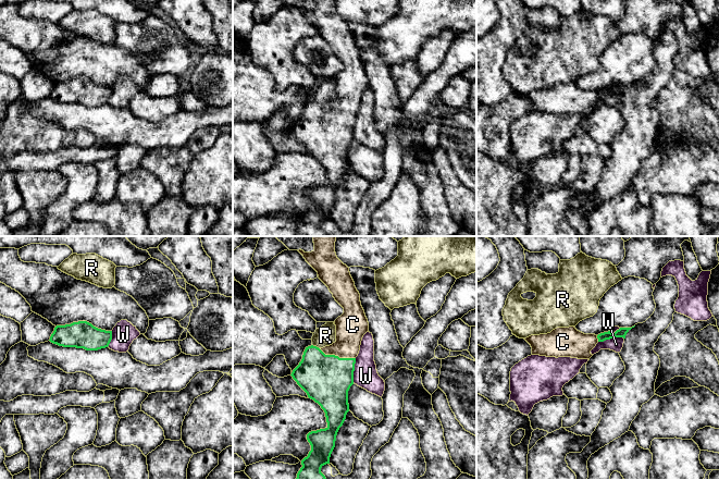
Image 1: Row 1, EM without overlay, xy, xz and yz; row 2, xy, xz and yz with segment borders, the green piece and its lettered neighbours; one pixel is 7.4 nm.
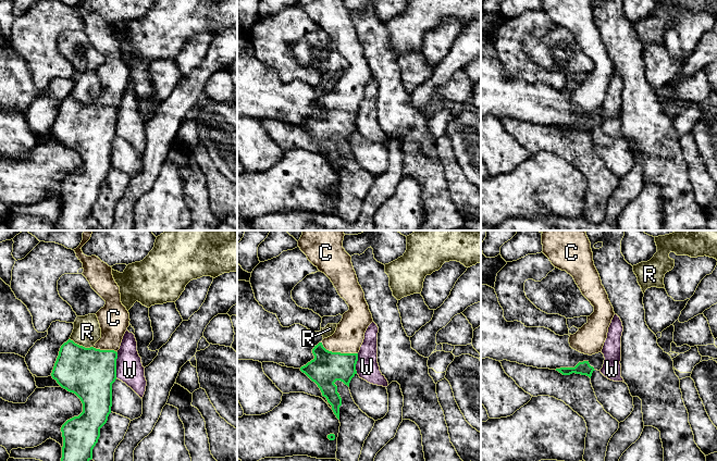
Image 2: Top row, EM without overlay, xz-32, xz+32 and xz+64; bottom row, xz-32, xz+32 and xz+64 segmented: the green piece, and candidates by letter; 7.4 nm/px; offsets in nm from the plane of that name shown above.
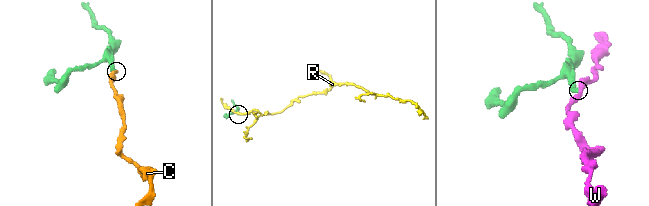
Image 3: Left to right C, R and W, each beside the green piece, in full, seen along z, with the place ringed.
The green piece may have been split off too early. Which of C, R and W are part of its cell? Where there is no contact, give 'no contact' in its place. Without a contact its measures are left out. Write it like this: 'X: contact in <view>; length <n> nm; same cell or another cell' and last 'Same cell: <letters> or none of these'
C: contact in xz; length 280 nm; same cell
R: contact in xz; length 70 nm; another cell
W: contact in yz; length 190 nm; another cell
Same cell: C

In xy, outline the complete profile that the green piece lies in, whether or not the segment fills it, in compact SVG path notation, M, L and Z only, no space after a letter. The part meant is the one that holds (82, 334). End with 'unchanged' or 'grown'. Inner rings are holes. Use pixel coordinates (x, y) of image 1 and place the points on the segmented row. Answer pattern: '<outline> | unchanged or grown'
M78 321L57 325L49 341L63 347L98 350L108 347L111 340L112 331L98 329L87 321Z | unchanged

